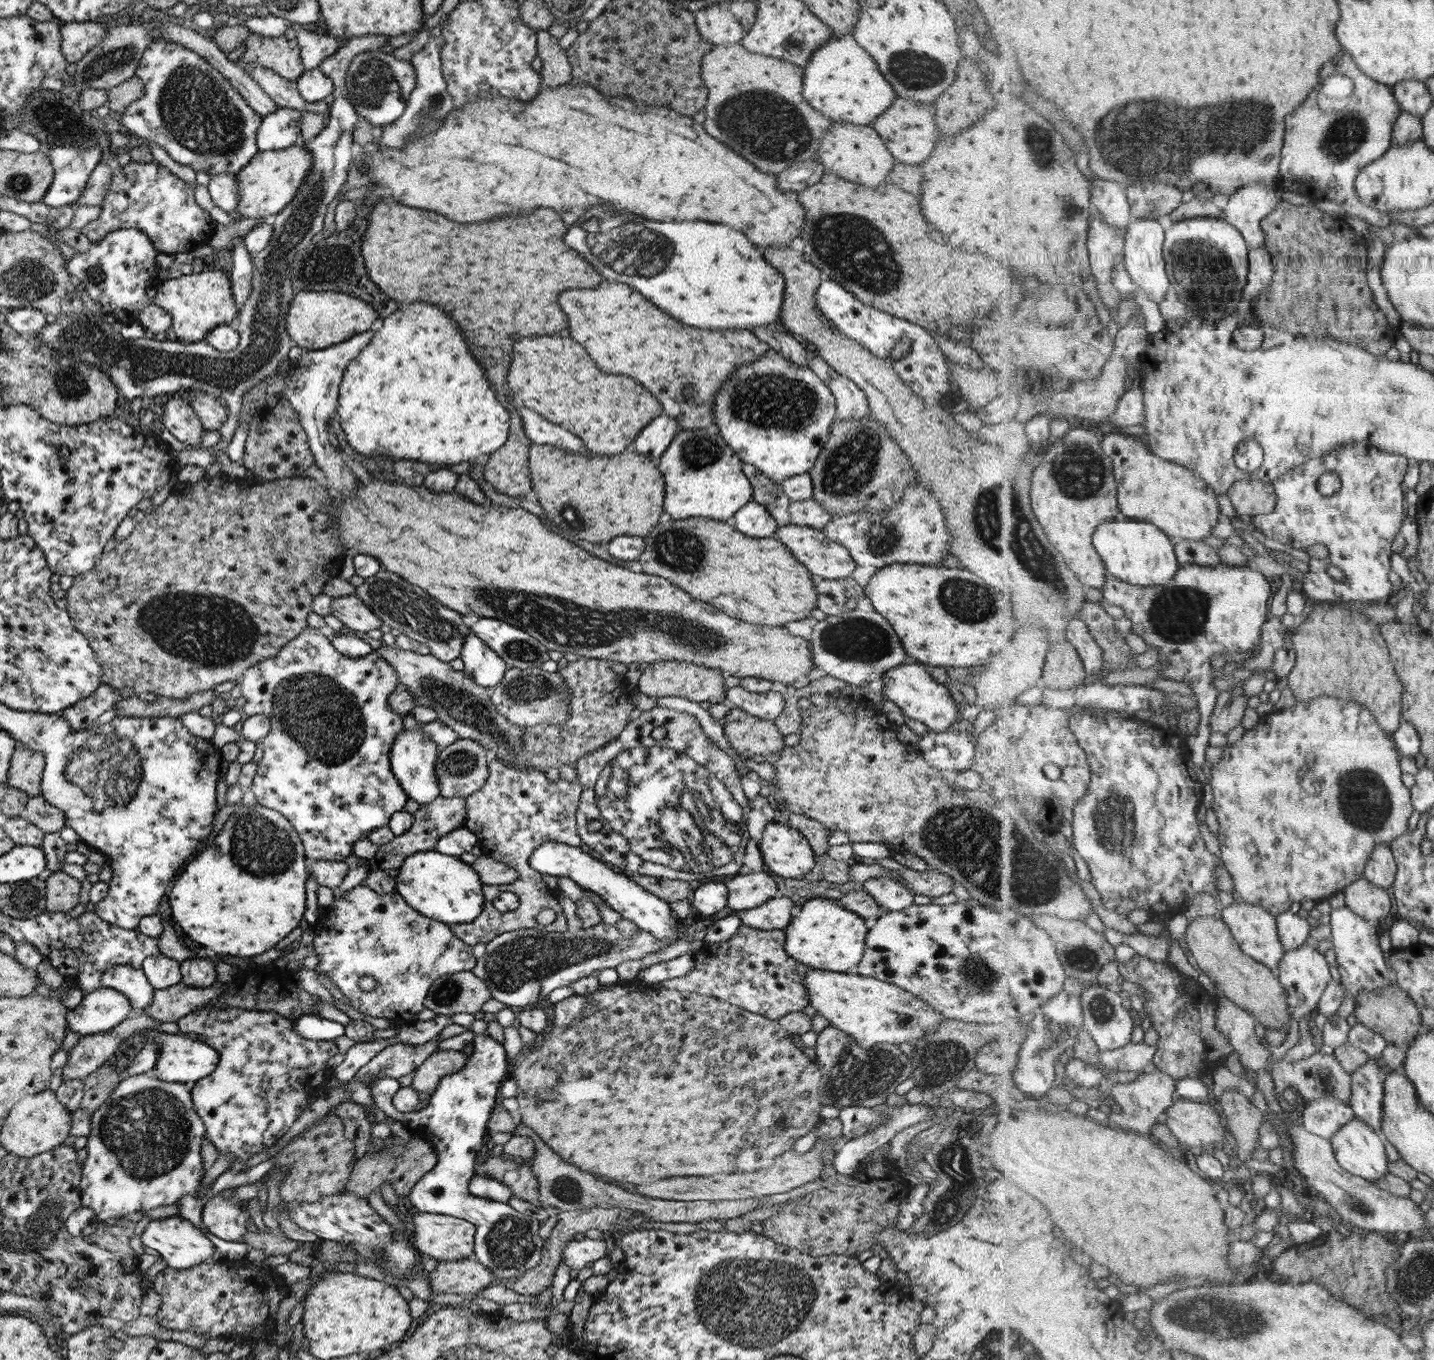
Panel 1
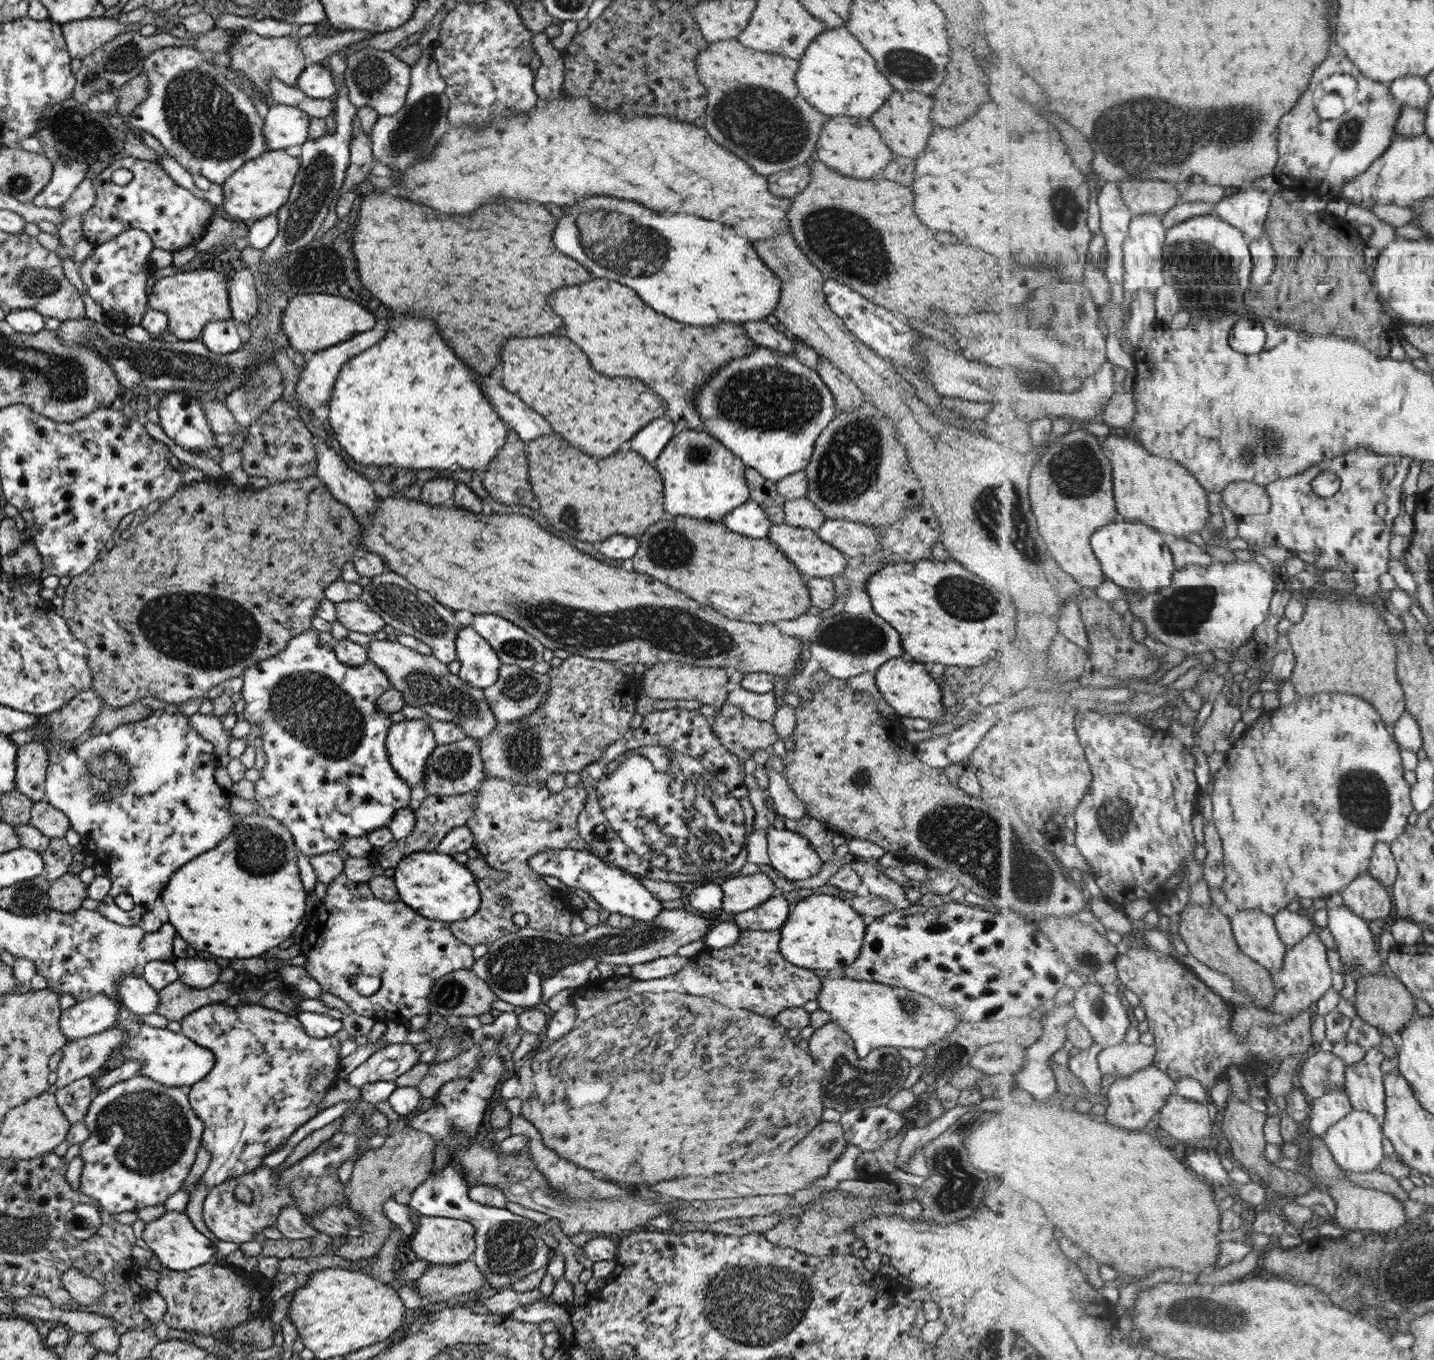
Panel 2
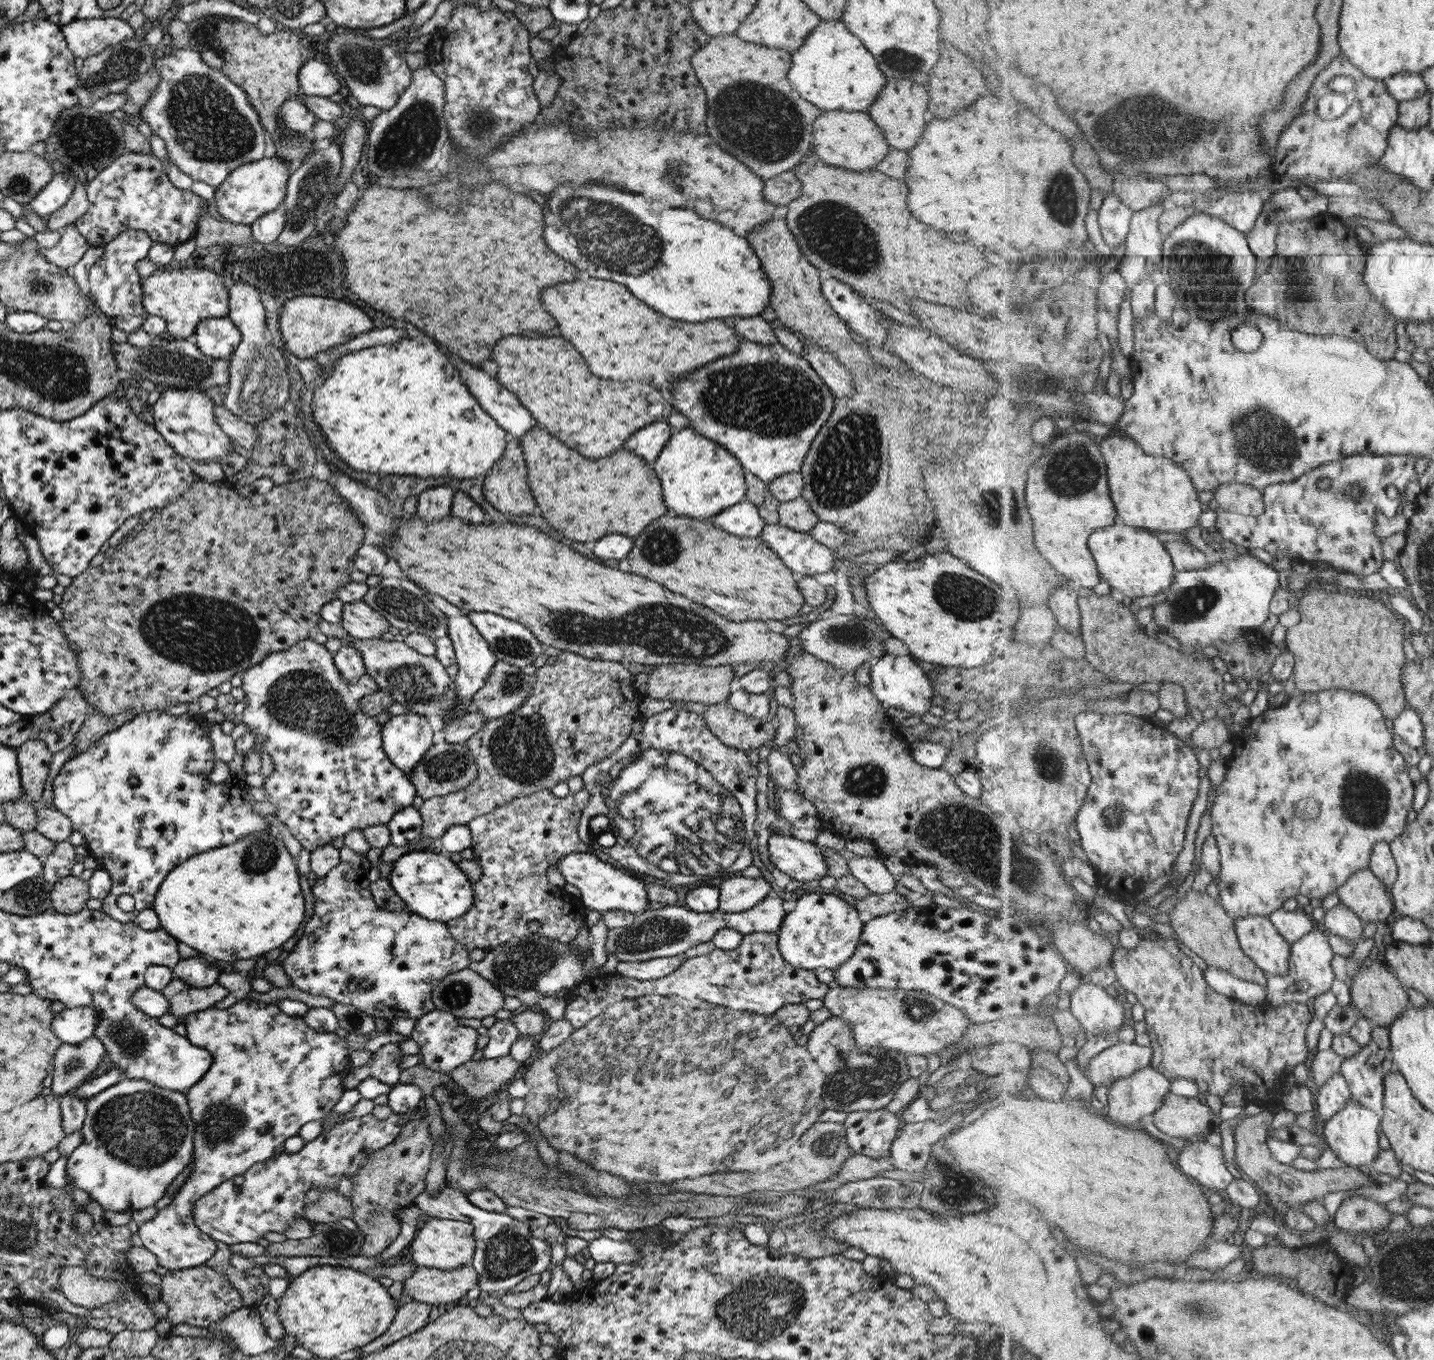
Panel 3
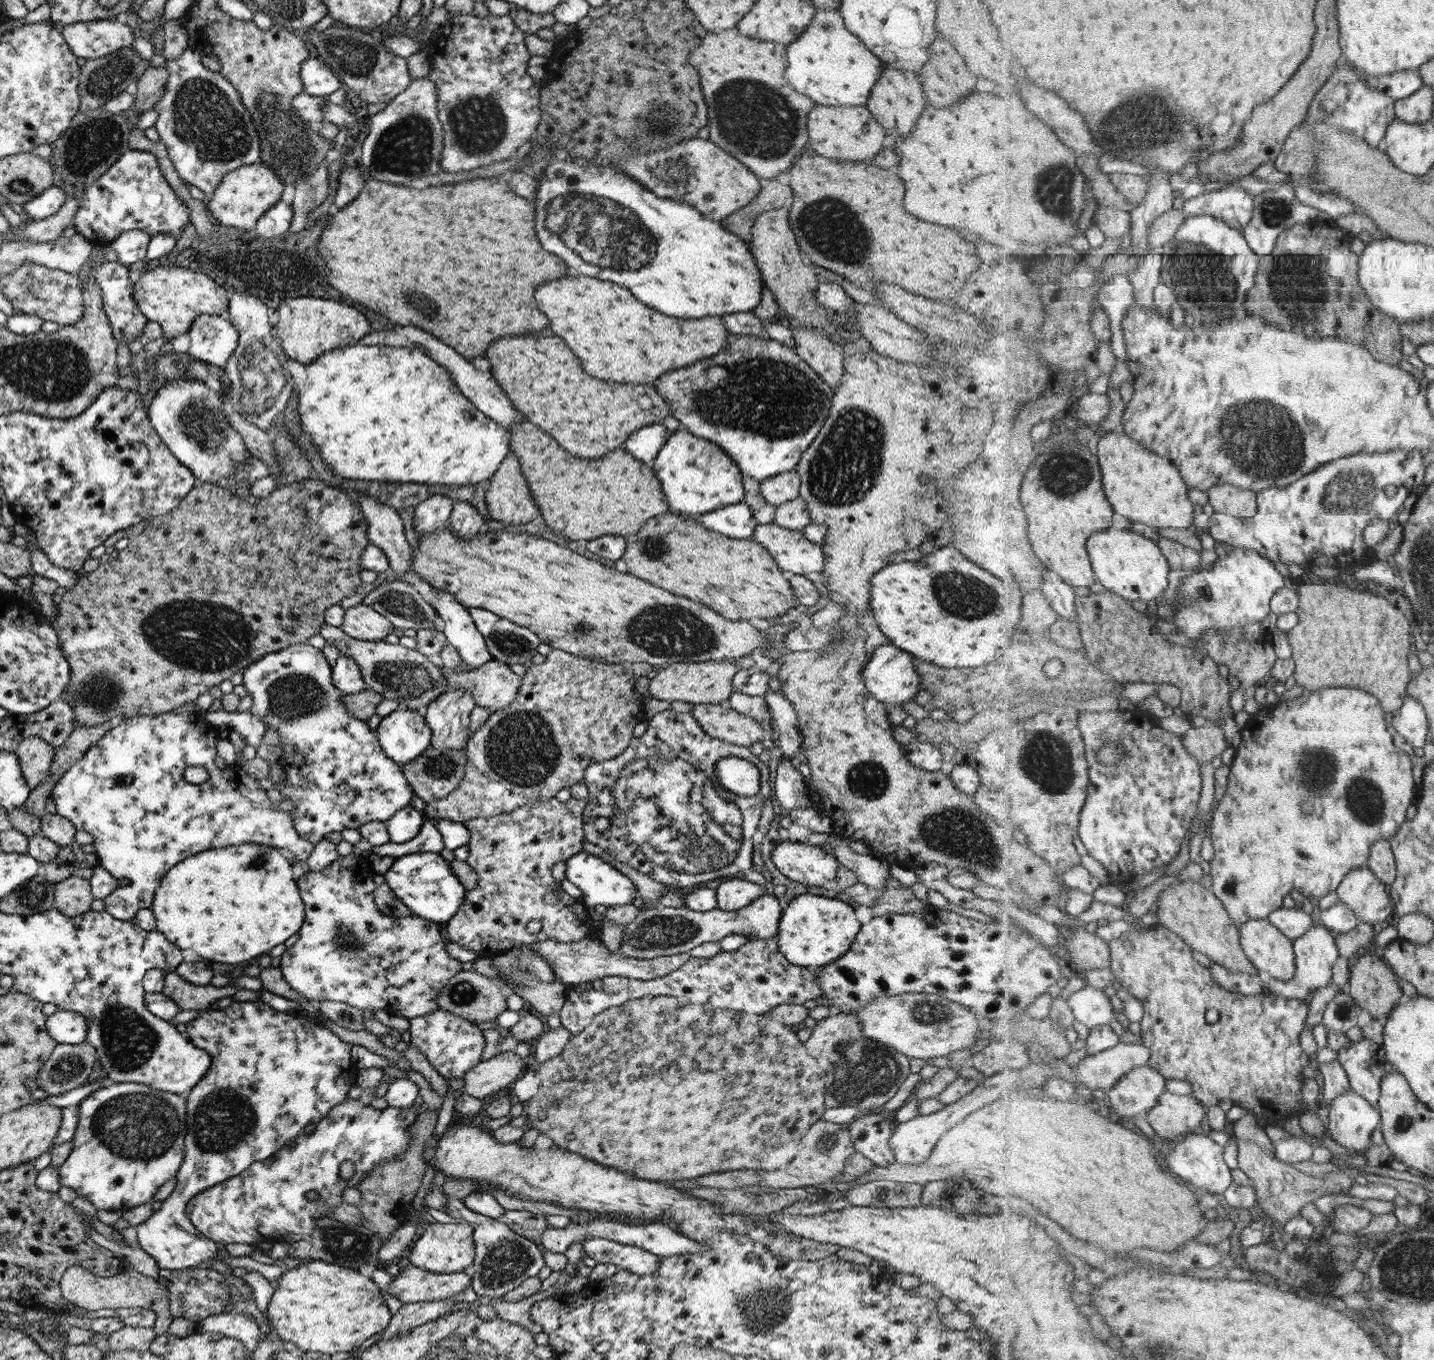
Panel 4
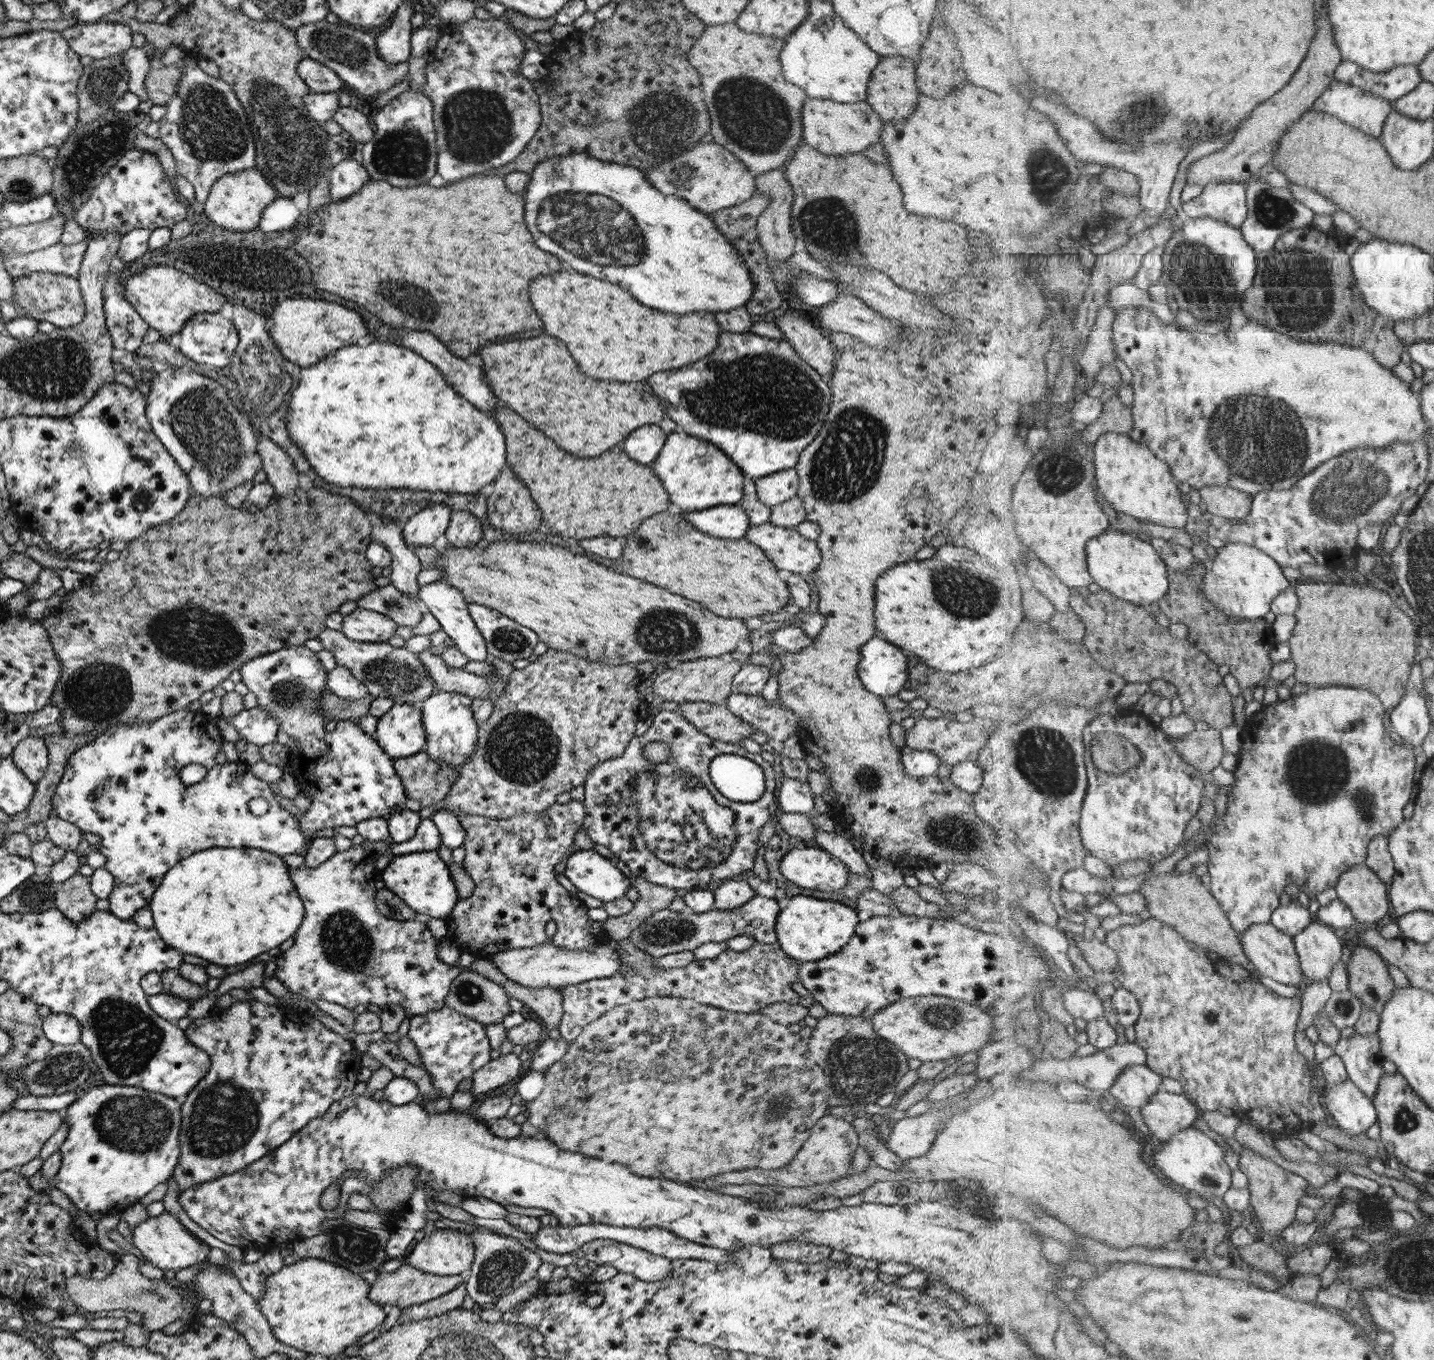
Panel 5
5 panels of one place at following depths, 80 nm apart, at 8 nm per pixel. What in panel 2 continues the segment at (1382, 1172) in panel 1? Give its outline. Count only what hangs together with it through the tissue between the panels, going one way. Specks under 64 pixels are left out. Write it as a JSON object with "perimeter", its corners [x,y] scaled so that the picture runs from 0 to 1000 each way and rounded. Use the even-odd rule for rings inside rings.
{"perimeter":[[[944,815],[937,823],[933,824],[924,833],[923,839],[929,847],[932,855],[942,862],[960,862],[963,853],[966,851],[964,846],[965,830],[961,822],[953,817]]]}

